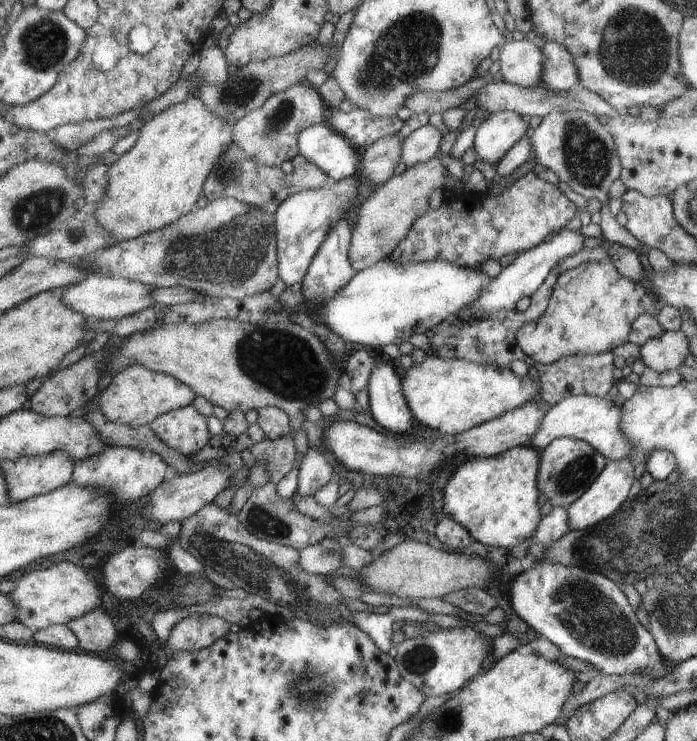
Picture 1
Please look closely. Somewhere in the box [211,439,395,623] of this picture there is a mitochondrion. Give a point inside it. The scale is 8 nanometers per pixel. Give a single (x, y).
(263, 522)

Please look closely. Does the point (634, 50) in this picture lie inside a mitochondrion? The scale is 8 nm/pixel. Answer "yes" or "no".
yes

